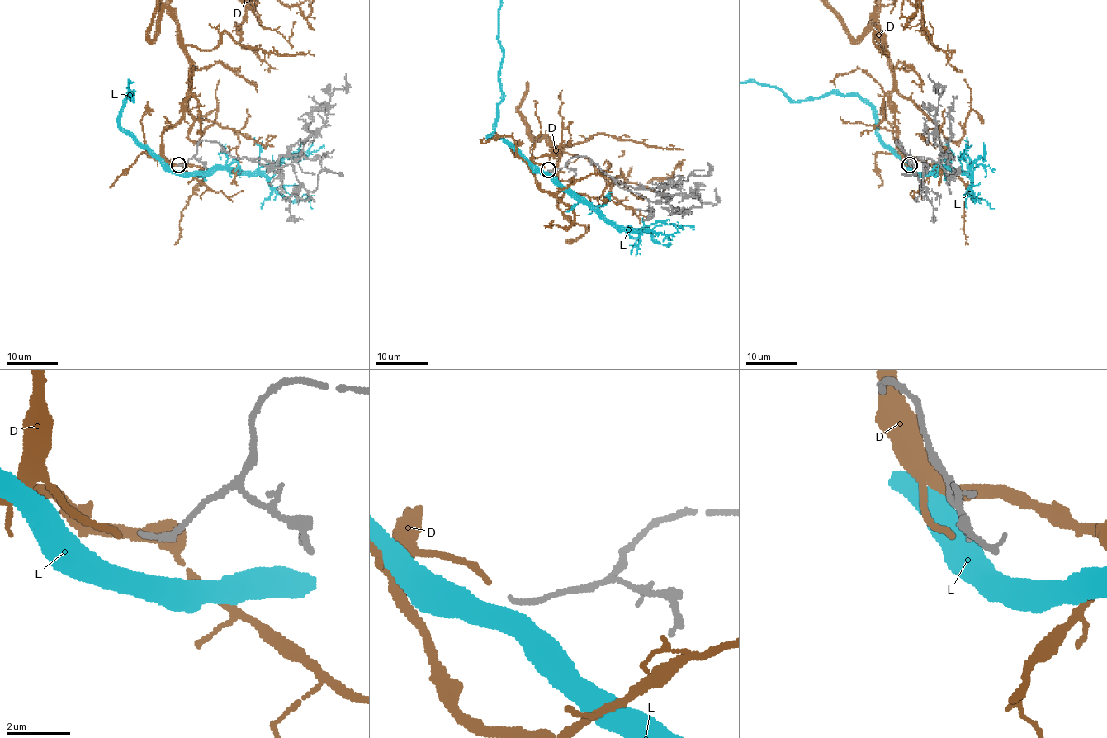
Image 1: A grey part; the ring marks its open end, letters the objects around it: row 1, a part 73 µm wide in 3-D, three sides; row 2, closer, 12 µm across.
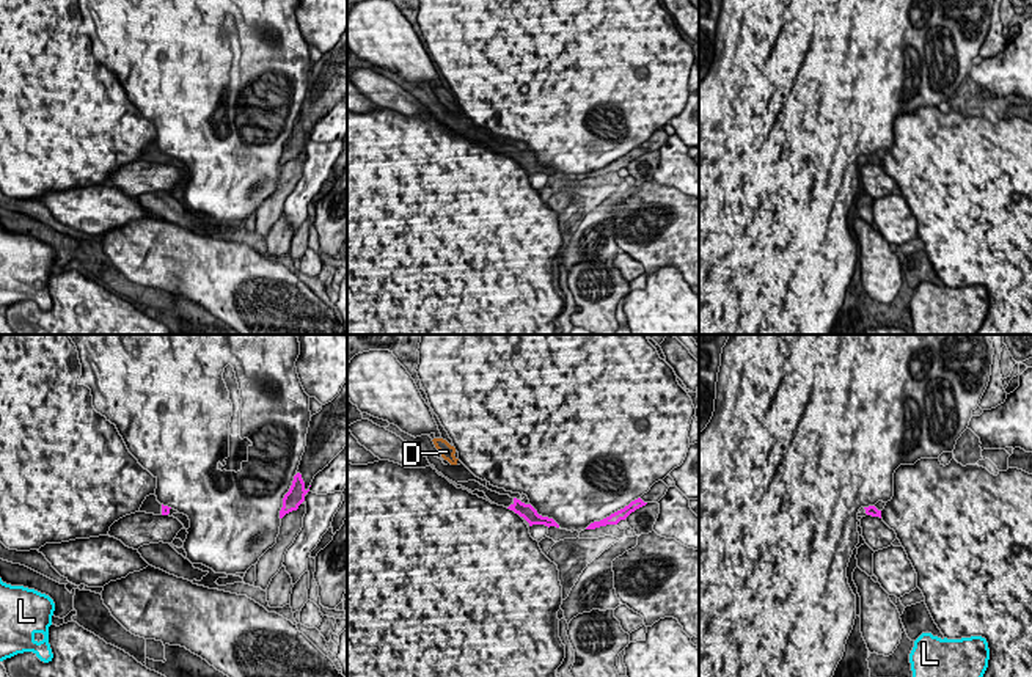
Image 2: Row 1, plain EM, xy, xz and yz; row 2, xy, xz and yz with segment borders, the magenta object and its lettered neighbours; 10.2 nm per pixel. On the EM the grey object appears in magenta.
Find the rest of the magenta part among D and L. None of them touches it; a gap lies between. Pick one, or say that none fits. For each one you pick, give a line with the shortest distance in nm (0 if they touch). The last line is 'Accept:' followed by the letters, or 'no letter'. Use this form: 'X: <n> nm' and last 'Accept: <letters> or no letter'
Accept: no letter

